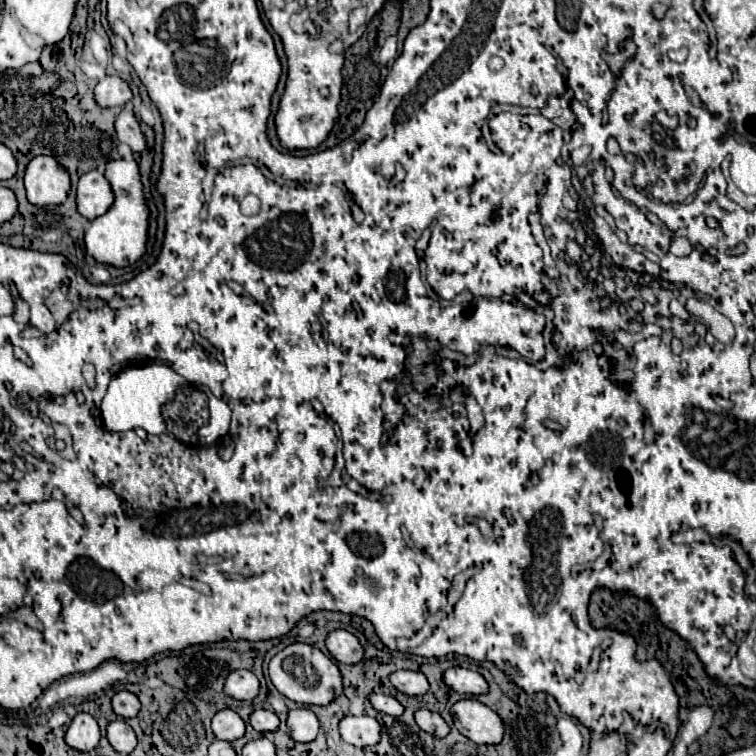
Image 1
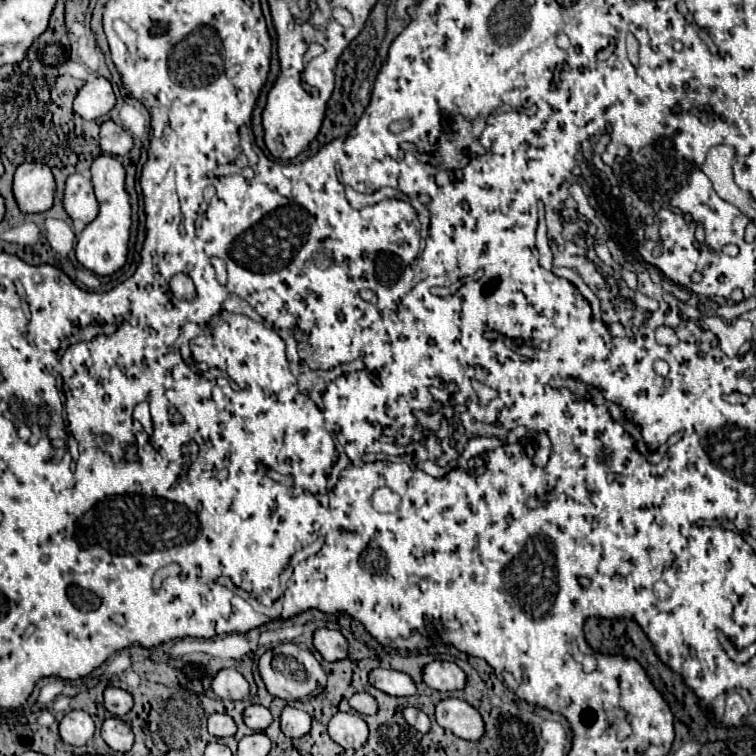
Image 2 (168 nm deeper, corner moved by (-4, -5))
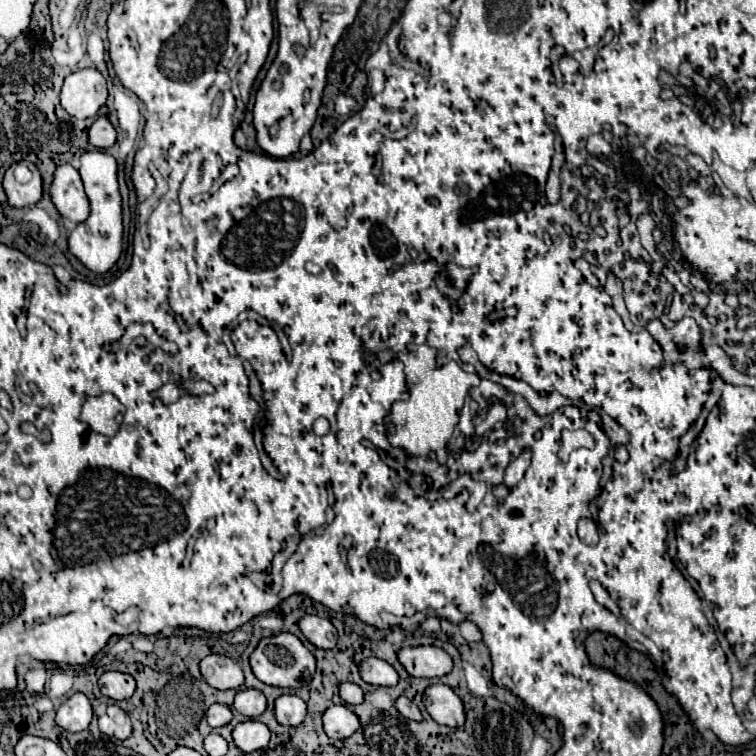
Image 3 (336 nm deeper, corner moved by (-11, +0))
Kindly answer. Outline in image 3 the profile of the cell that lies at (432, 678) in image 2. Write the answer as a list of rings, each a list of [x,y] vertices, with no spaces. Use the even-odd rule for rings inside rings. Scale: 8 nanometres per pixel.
[[[436,646],[400,648],[396,656],[410,676],[436,678],[436,676],[444,676],[452,670],[452,658]]]

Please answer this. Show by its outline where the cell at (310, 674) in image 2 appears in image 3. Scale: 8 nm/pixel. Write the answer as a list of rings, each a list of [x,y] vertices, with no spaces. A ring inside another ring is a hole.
[[[280,632],[268,638],[262,638],[254,652],[250,654],[250,668],[258,680],[270,686],[280,688],[300,688],[304,682],[308,682],[316,670],[316,660],[308,652],[308,648],[290,632]]]

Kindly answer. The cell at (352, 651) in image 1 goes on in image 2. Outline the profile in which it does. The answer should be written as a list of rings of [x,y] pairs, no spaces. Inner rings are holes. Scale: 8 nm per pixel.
[[[317,629],[313,635],[313,643],[325,661],[343,661],[349,653],[349,643],[339,631]]]

